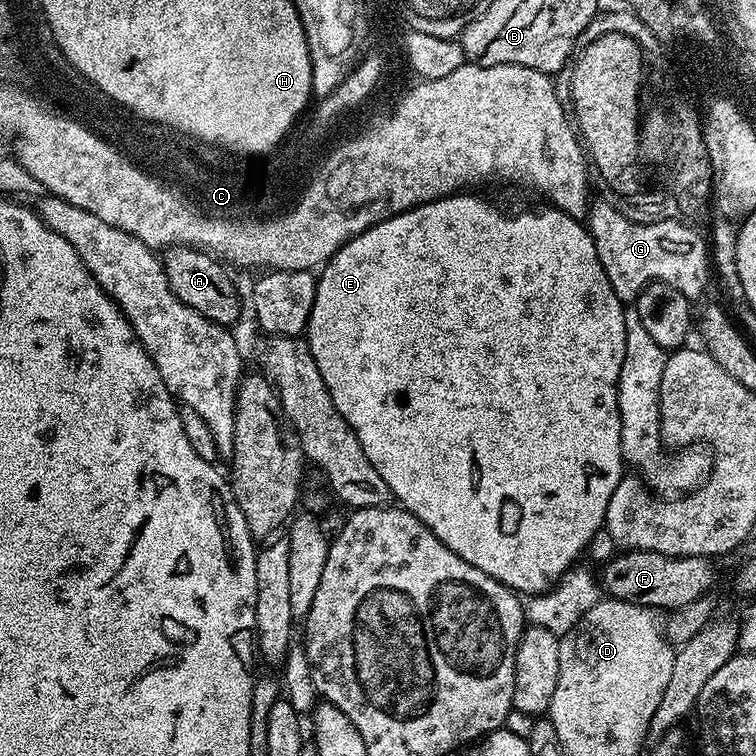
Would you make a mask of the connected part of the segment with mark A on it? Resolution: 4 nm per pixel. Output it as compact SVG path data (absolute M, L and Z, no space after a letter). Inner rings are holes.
M187 246L163 249L162 263L164 273L170 282L170 290L186 306L198 310L202 318L210 318L210 322L232 326L240 316L240 292L232 281L229 269L217 257L207 251Z

